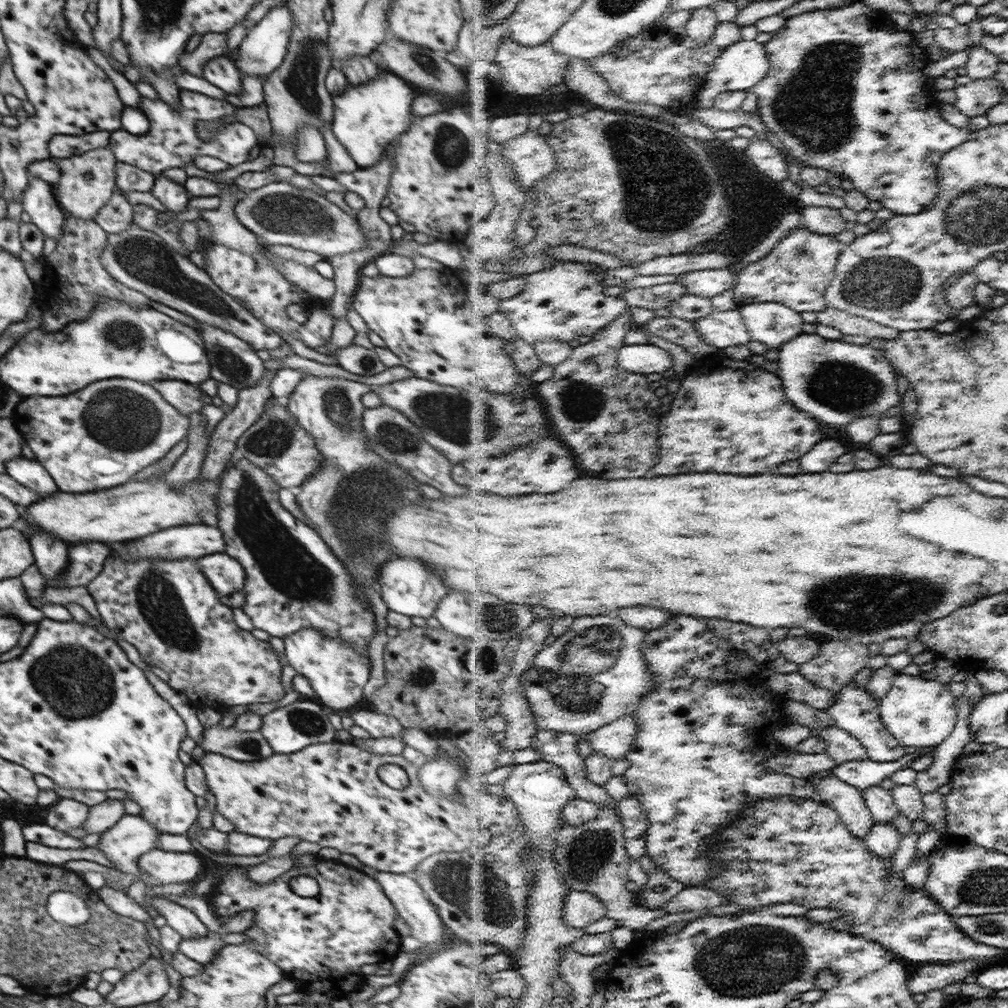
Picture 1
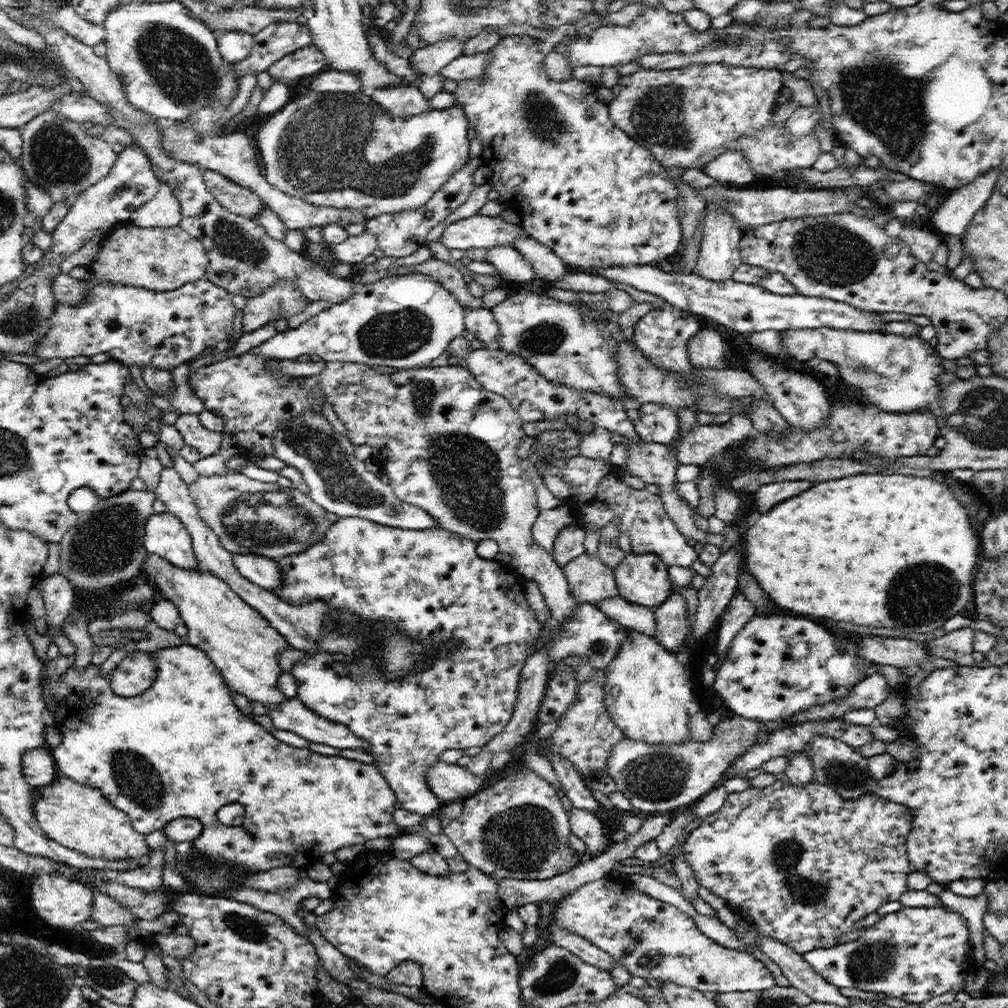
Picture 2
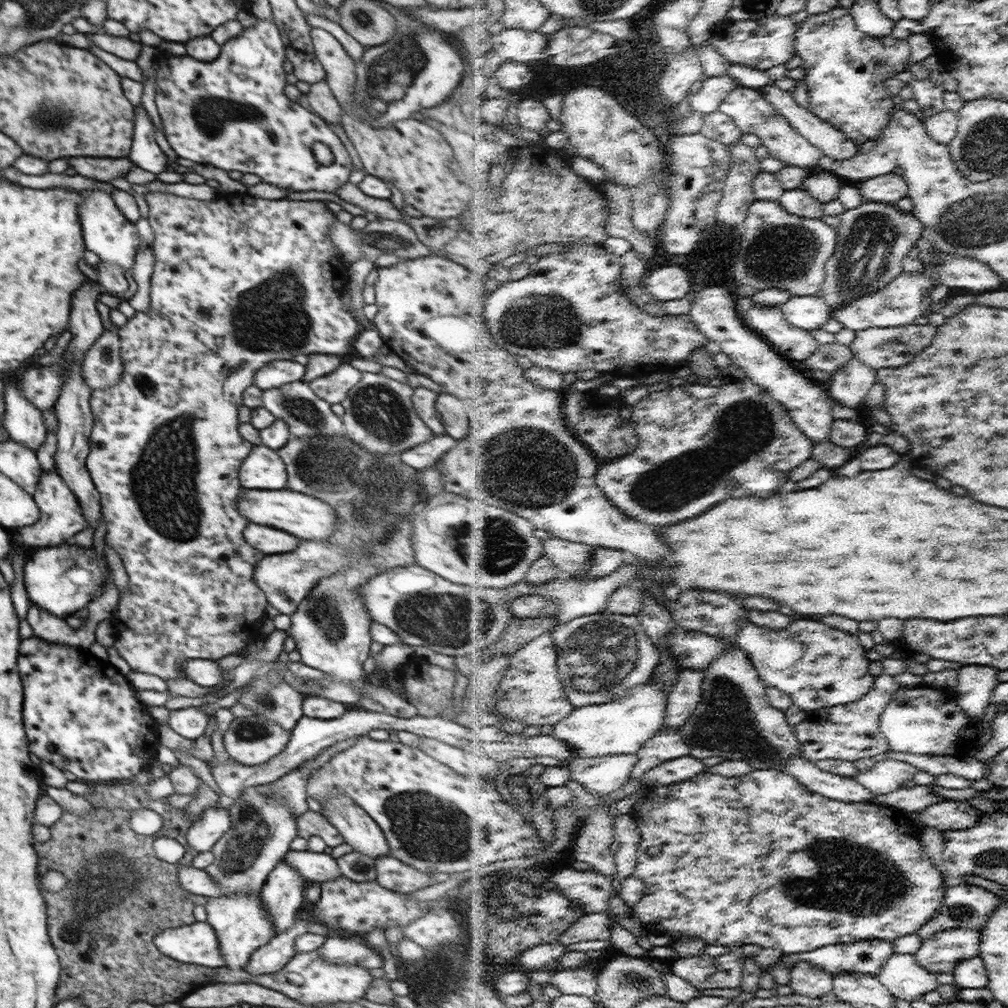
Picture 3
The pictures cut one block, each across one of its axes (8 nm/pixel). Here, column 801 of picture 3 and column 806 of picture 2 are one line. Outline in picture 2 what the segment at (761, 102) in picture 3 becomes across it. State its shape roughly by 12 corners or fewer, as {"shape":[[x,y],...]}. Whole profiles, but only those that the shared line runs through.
{"shape":[[779,70],[618,72],[609,117],[667,169],[812,167]]}

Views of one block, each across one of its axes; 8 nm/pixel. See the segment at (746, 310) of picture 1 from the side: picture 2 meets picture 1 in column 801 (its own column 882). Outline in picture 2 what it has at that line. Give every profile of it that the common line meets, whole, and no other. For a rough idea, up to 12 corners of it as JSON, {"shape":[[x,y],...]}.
{"shape":[[659,265],[598,270],[744,334],[888,334],[878,311]]}

